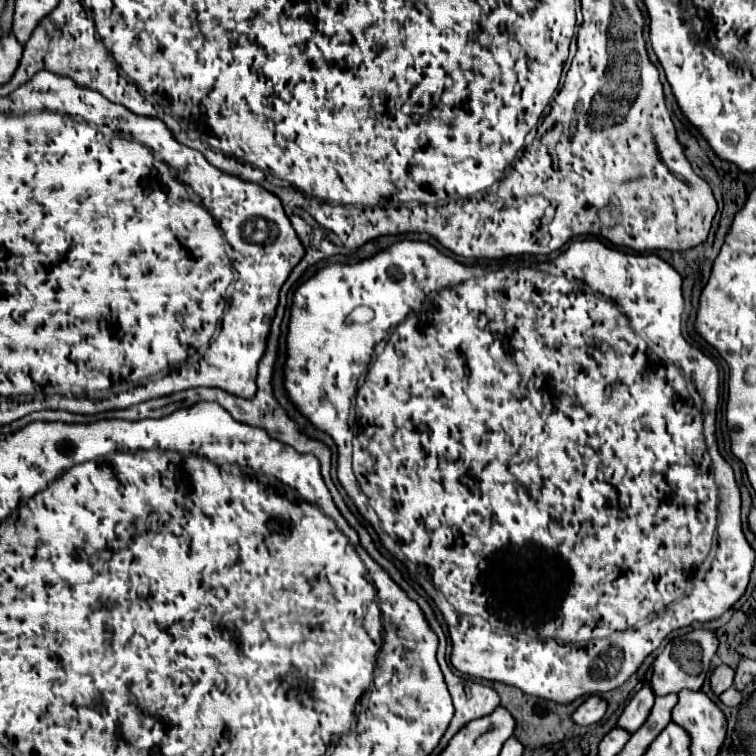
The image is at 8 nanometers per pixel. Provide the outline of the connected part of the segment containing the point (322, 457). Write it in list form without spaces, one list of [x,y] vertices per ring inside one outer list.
[[[269,338],[269,342],[267,342],[267,350],[265,350],[265,354],[263,354],[263,358],[261,358],[261,362],[259,362],[259,372],[257,372],[257,394],[251,398],[251,400],[245,400],[245,398],[239,398],[239,396],[235,396],[235,394],[231,394],[231,392],[225,392],[225,390],[219,390],[219,388],[197,388],[197,400],[213,400],[213,402],[219,402],[235,420],[239,420],[239,422],[247,422],[247,424],[251,424],[251,426],[259,426],[259,428],[263,428],[271,438],[275,438],[275,440],[279,440],[279,442],[283,442],[283,444],[289,444],[289,446],[293,446],[295,450],[299,450],[299,452],[311,452],[319,462],[321,462],[321,476],[323,476],[323,480],[325,480],[325,484],[327,484],[327,488],[329,488],[329,492],[331,492],[331,496],[333,496],[333,502],[335,502],[335,506],[339,508],[339,512],[343,514],[343,518],[349,522],[349,526],[353,526],[355,528],[355,532],[359,534],[359,544],[371,554],[371,558],[375,560],[375,562],[379,562],[389,574],[391,574],[391,578],[407,592],[407,596],[411,598],[411,600],[415,600],[419,606],[421,606],[421,610],[423,610],[423,614],[425,614],[425,618],[427,618],[427,622],[429,622],[429,626],[433,628],[433,632],[437,634],[441,628],[441,624],[437,622],[437,618],[435,618],[435,612],[433,612],[433,608],[429,606],[429,602],[425,600],[425,598],[421,598],[407,582],[405,582],[405,578],[403,578],[403,574],[393,566],[393,562],[391,560],[385,560],[385,556],[375,548],[375,544],[373,544],[373,540],[371,540],[371,536],[369,536],[369,532],[365,530],[365,526],[359,522],[359,518],[357,516],[353,516],[351,514],[351,510],[347,508],[347,504],[343,502],[343,496],[339,494],[339,490],[337,490],[337,486],[333,484],[333,480],[331,480],[331,476],[329,476],[329,468],[331,468],[331,450],[325,446],[325,444],[321,444],[321,442],[315,442],[315,440],[311,440],[311,438],[307,438],[307,436],[303,436],[299,430],[297,430],[297,426],[295,426],[295,422],[285,414],[285,410],[279,406],[279,402],[275,400],[275,396],[273,396],[273,390],[271,390],[271,376],[273,376],[273,364],[275,364],[275,358],[277,358],[277,340],[275,338]]]

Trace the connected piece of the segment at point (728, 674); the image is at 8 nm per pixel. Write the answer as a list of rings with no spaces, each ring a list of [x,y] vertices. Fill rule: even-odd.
[[[725,664],[717,666],[717,668],[713,670],[711,678],[709,678],[709,684],[711,684],[713,694],[719,696],[719,694],[725,692],[727,688],[731,688],[731,686],[733,686],[733,676],[735,676],[735,670],[733,670],[731,666],[725,666]]]

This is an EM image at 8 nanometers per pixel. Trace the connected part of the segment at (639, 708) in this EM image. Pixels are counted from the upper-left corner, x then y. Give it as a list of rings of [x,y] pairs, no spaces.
[[[643,686],[643,688],[631,698],[631,702],[625,706],[623,714],[621,714],[619,720],[617,720],[617,726],[623,728],[623,730],[627,730],[629,734],[635,732],[635,730],[647,720],[653,702],[655,702],[655,694],[651,692],[649,686]]]

